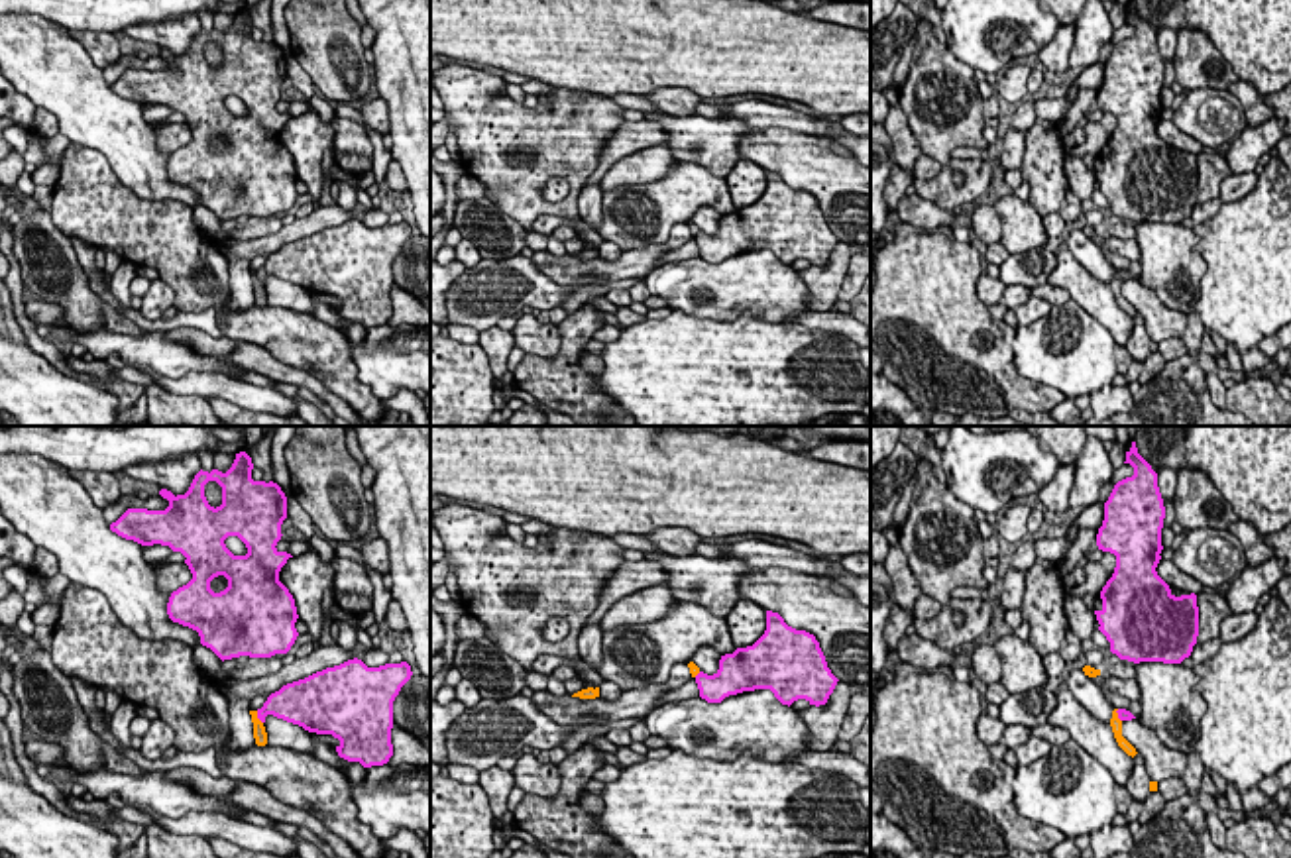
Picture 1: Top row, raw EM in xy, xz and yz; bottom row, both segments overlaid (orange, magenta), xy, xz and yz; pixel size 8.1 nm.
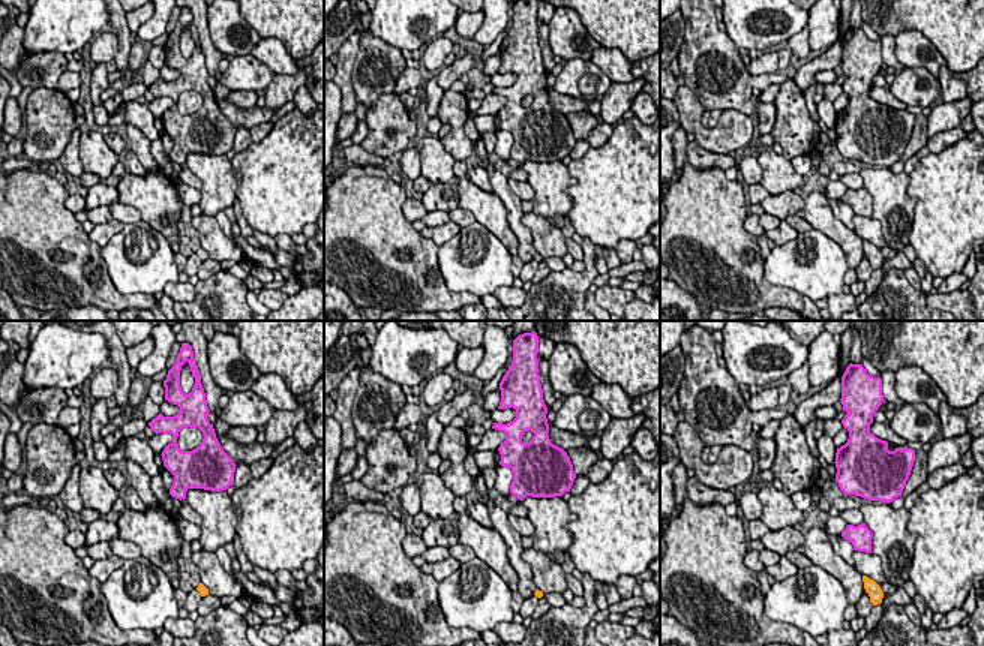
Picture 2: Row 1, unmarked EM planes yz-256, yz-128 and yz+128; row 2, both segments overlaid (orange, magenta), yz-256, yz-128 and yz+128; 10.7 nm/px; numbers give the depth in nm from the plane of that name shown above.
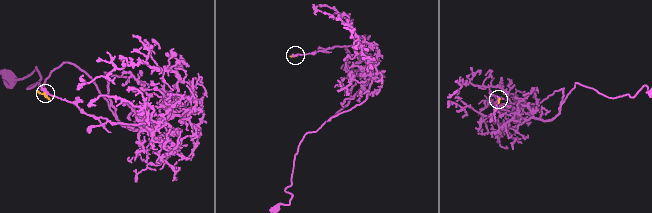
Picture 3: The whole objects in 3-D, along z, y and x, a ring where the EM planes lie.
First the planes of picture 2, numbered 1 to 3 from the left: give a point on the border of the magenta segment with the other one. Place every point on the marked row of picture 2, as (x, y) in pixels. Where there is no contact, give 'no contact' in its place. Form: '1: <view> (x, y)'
1: no contact
2: no contact
3: no contact

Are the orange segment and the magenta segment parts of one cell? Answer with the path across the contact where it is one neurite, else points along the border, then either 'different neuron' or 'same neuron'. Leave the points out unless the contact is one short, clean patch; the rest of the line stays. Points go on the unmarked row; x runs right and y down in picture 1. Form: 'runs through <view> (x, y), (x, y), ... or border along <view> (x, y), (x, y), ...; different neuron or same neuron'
border along xy (256, 271), (262, 283); different neuron

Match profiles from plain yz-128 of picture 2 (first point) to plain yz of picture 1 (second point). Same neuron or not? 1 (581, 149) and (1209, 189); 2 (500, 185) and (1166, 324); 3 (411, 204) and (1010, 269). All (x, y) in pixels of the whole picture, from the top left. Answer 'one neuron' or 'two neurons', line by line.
1: two neurons
2: two neurons
3: two neurons

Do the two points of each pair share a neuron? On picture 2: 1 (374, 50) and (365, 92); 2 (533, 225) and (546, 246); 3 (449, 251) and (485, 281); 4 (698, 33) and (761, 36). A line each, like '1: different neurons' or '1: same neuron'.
1: same neuron
2: same neuron
3: same neuron
4: different neurons

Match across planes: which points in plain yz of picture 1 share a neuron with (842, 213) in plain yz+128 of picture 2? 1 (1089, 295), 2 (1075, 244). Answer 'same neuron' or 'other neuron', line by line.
1: other neuron
2: same neuron

